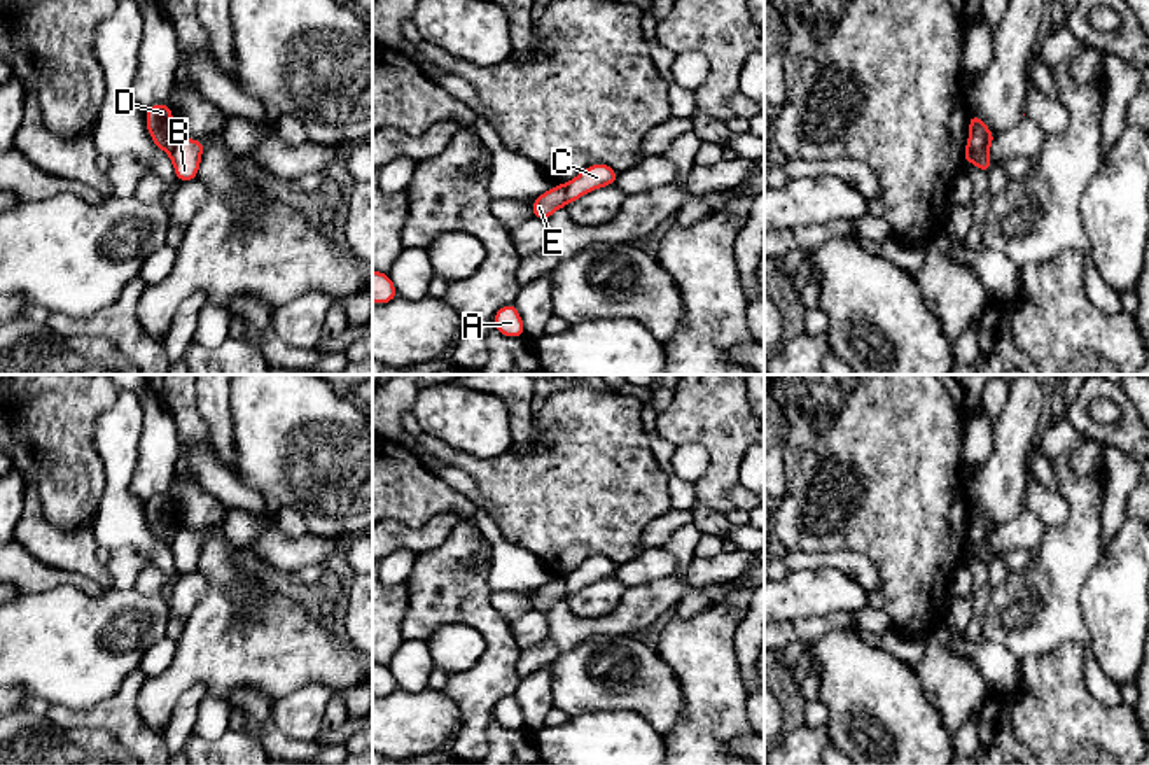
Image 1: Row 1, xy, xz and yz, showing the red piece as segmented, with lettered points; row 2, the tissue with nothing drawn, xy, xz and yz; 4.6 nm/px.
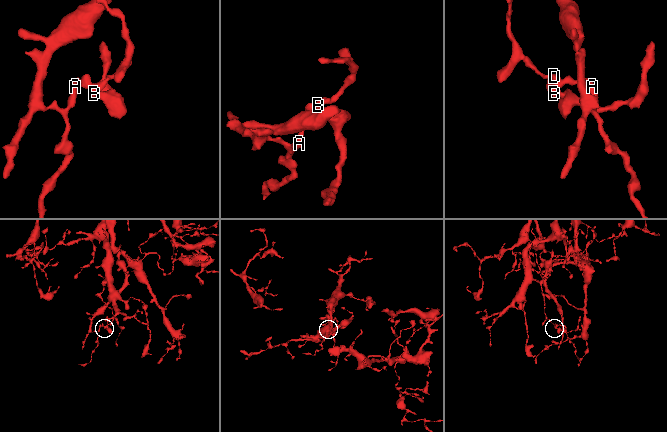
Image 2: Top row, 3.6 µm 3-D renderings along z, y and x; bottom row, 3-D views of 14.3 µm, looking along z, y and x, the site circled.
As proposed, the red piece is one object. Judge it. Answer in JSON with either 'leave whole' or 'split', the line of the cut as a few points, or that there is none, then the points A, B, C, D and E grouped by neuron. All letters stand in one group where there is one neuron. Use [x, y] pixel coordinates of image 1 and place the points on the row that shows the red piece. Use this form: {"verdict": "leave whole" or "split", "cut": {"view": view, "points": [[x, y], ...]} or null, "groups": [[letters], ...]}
{"verdict": "split", "cut": {"view": "yz", "points": [[967, 144], [978, 151], [987, 151]]}, "groups": [["A", "D", "E"], ["B", "C"]]}

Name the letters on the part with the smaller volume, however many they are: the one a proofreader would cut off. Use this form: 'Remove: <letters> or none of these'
Remove: A, D, E

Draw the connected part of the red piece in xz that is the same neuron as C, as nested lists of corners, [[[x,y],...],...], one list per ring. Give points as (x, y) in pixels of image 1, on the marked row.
[[[595,163],[588,166],[575,179],[561,184],[565,189],[567,203],[572,203],[603,186],[614,186],[617,177],[619,173],[605,163]]]

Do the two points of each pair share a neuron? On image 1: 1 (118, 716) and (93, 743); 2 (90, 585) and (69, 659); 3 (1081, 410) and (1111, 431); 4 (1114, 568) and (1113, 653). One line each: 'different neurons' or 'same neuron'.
1: different neurons
2: different neurons
3: same neuron
4: same neuron

